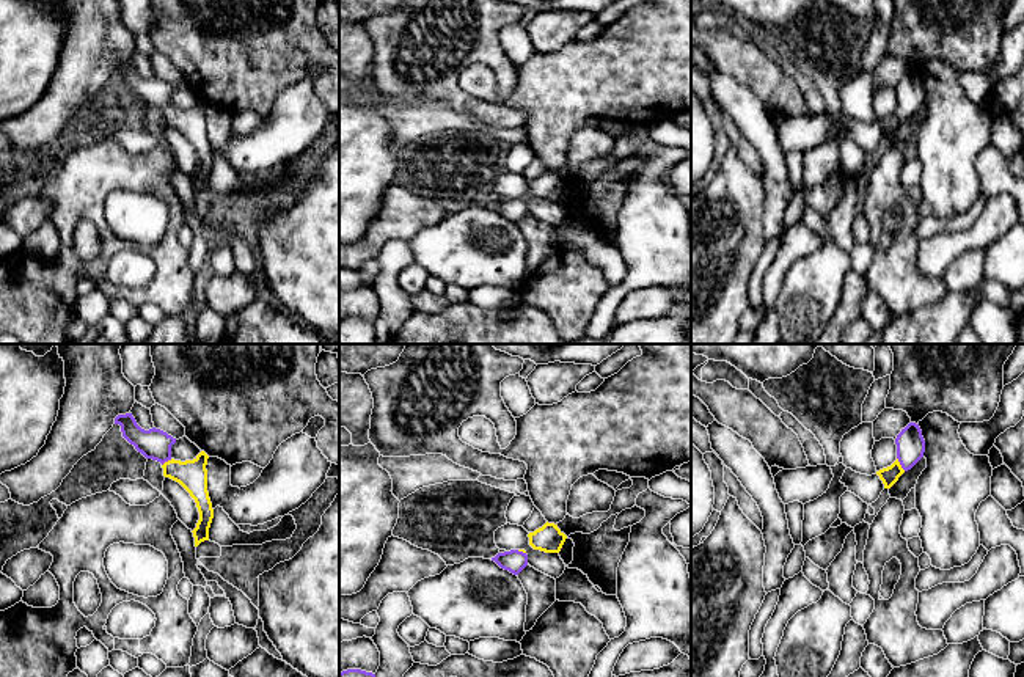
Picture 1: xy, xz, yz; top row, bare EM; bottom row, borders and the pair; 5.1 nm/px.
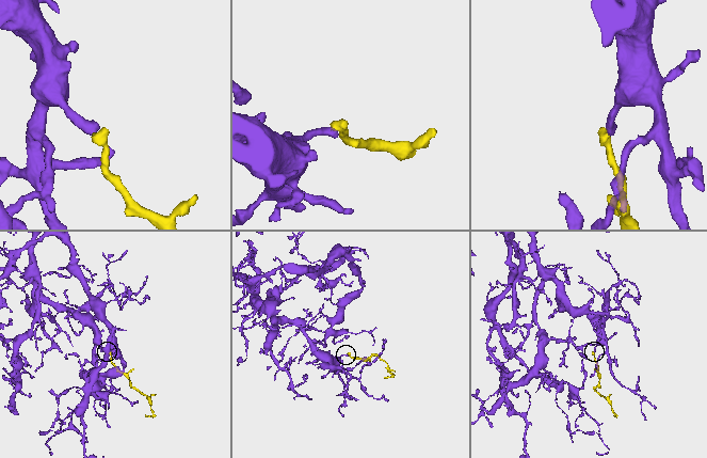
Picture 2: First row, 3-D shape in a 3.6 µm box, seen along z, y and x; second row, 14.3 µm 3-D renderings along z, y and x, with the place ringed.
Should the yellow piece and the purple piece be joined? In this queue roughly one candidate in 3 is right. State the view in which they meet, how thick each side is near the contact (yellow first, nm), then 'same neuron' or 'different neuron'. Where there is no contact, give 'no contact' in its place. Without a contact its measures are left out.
contact in yz; calibres 90 and 140 nm; same neuron

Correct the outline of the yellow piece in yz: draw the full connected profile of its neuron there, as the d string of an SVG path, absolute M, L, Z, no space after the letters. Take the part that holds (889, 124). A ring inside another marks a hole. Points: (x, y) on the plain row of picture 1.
M909 71L901 77L895 86L895 93L897 108L891 115L876 119L884 137L891 137L905 119L911 118L923 105L925 88L919 72Z

